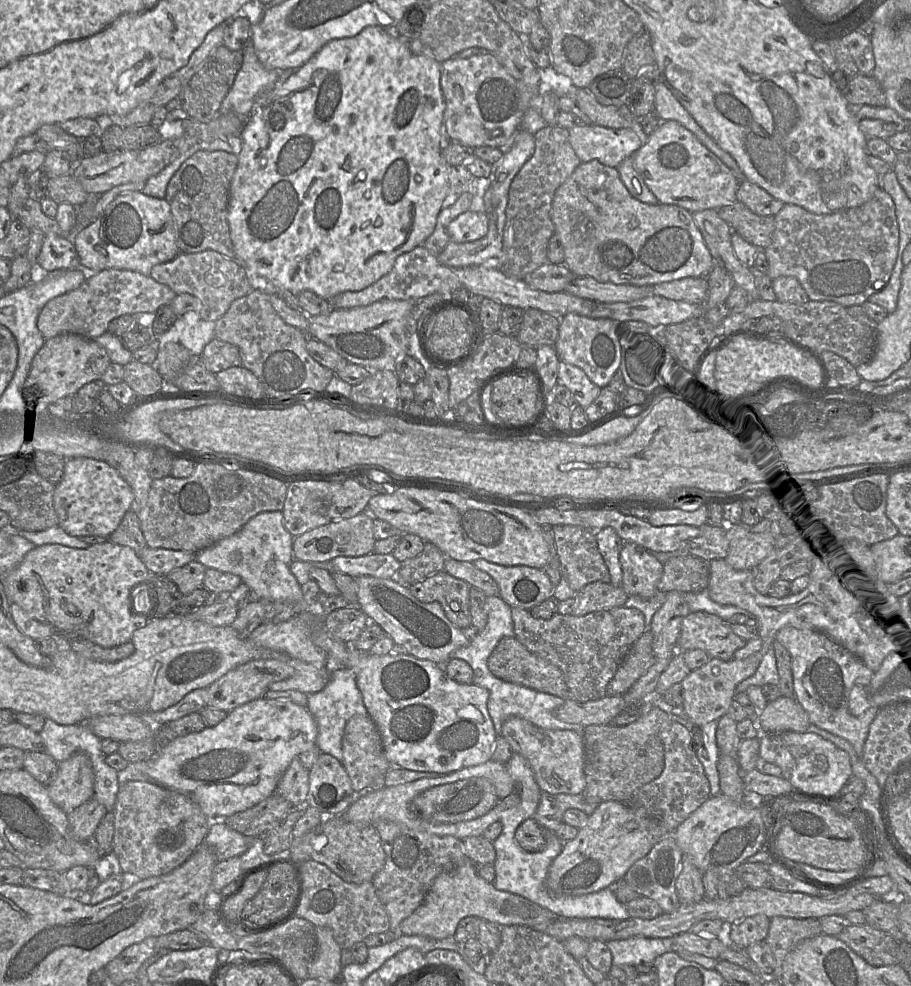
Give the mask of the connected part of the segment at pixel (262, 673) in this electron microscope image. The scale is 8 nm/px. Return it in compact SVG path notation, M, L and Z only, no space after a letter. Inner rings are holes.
M277 659L251 660L227 672L206 687L206 707L223 710L228 713L238 706L263 697L272 683L285 680L293 674L294 669L283 661Z

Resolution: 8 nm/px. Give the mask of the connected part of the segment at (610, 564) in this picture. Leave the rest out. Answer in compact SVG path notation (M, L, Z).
M606 527L594 532L598 549L611 577L611 584L622 586L622 570L619 561L620 551L624 541L611 527Z

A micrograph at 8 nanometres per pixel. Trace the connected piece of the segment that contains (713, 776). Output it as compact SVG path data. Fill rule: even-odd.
M718 720L711 721L699 726L701 730L701 745L696 747L696 756L704 768L705 775L710 786L710 796L720 794L719 774L717 762L720 756L717 741L716 730Z

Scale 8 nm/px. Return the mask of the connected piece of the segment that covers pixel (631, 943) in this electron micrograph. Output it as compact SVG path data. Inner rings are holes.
M633 937L608 941L606 944L615 966L653 964L657 957L670 952L663 939L659 938Z

